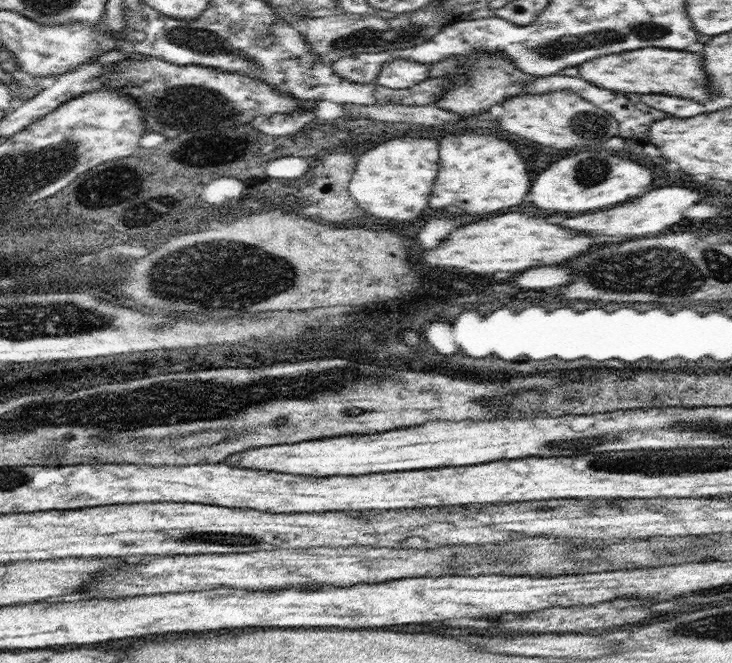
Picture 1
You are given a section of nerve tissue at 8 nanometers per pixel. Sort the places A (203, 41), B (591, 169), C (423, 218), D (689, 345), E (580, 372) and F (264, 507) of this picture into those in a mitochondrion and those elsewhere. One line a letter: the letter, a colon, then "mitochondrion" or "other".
A: mitochondrion
B: mitochondrion
C: other
D: other
E: other
F: other

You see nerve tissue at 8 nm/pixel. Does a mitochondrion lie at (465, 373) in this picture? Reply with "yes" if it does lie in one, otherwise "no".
no

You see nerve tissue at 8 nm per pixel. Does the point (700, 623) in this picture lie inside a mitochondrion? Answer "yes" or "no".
yes

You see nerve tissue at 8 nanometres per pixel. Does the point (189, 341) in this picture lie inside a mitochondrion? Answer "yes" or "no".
no

